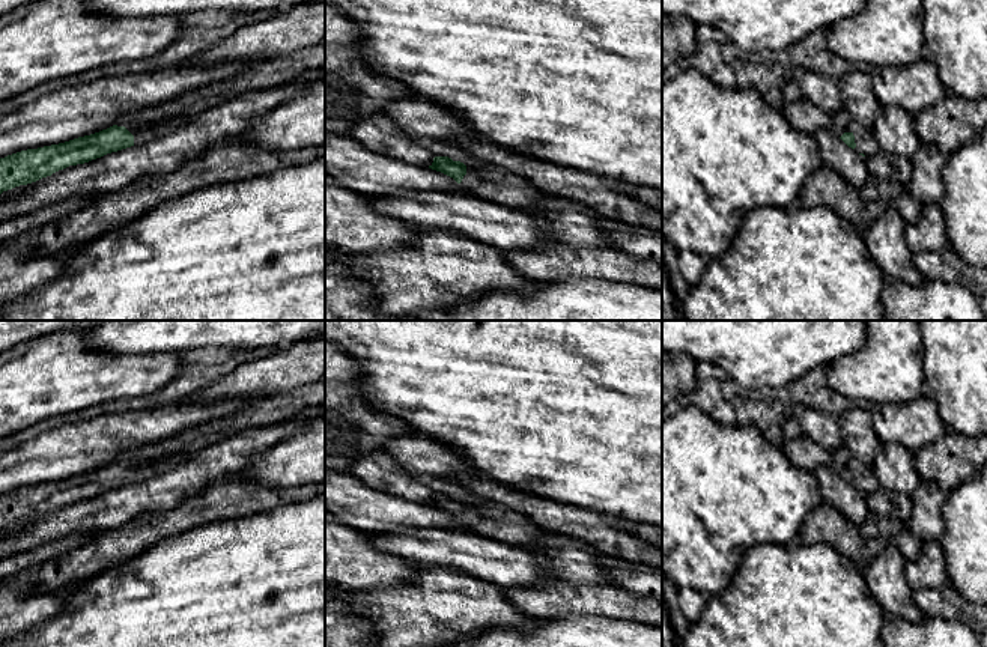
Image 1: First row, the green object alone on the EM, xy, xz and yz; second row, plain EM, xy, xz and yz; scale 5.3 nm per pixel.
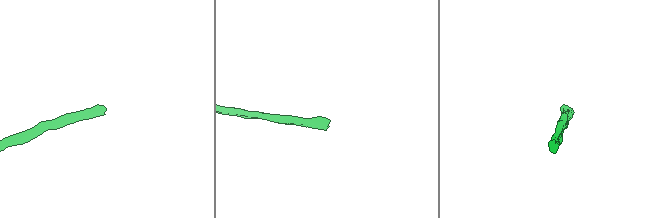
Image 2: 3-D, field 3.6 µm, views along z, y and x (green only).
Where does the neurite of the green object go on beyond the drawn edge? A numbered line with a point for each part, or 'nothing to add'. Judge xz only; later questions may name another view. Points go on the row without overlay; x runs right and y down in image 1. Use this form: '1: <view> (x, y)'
1: xz (482, 518)

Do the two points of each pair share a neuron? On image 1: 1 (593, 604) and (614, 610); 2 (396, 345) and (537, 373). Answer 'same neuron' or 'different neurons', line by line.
1: same neuron
2: same neuron

